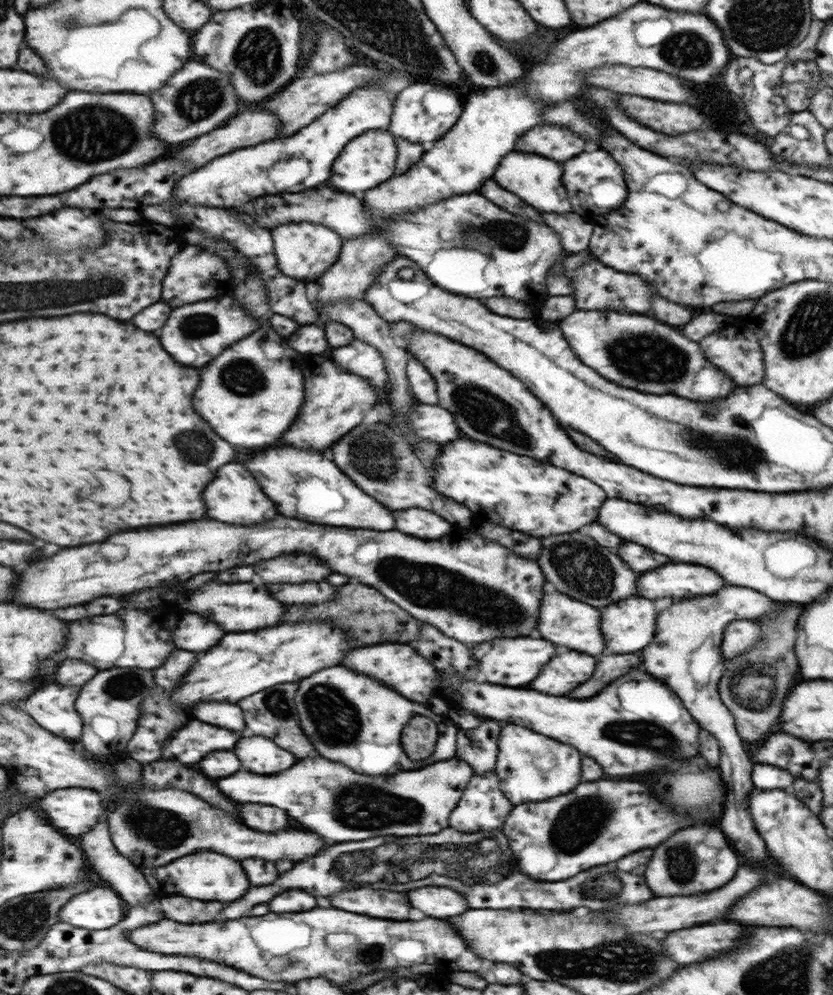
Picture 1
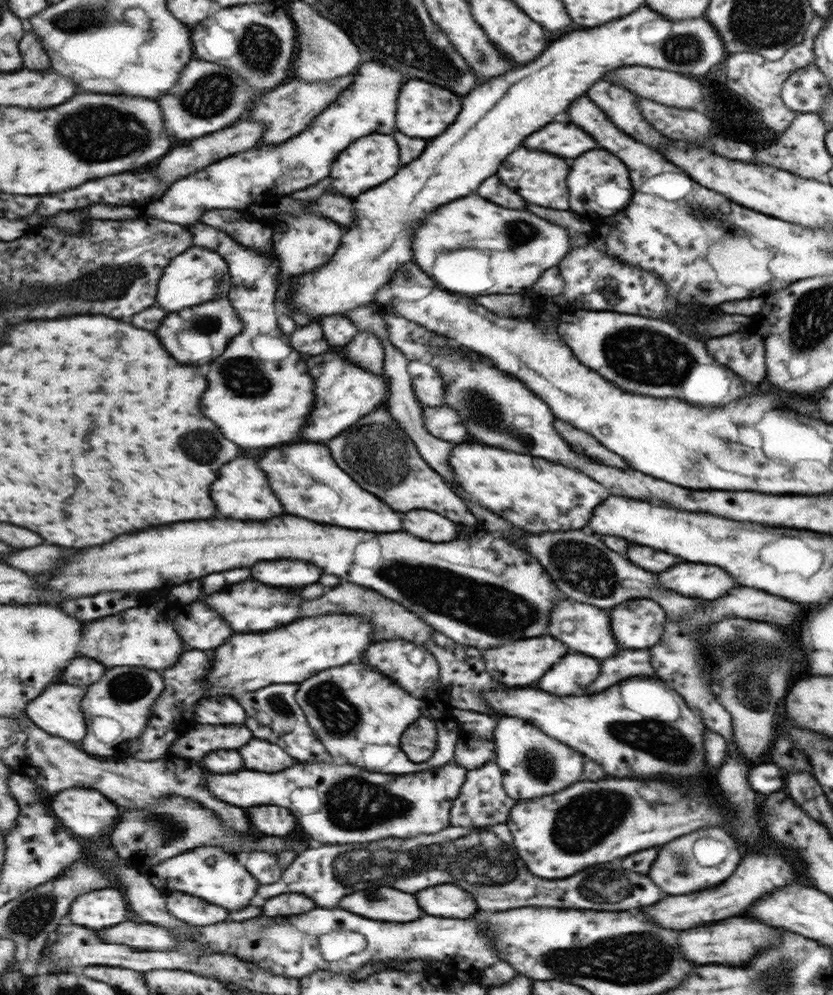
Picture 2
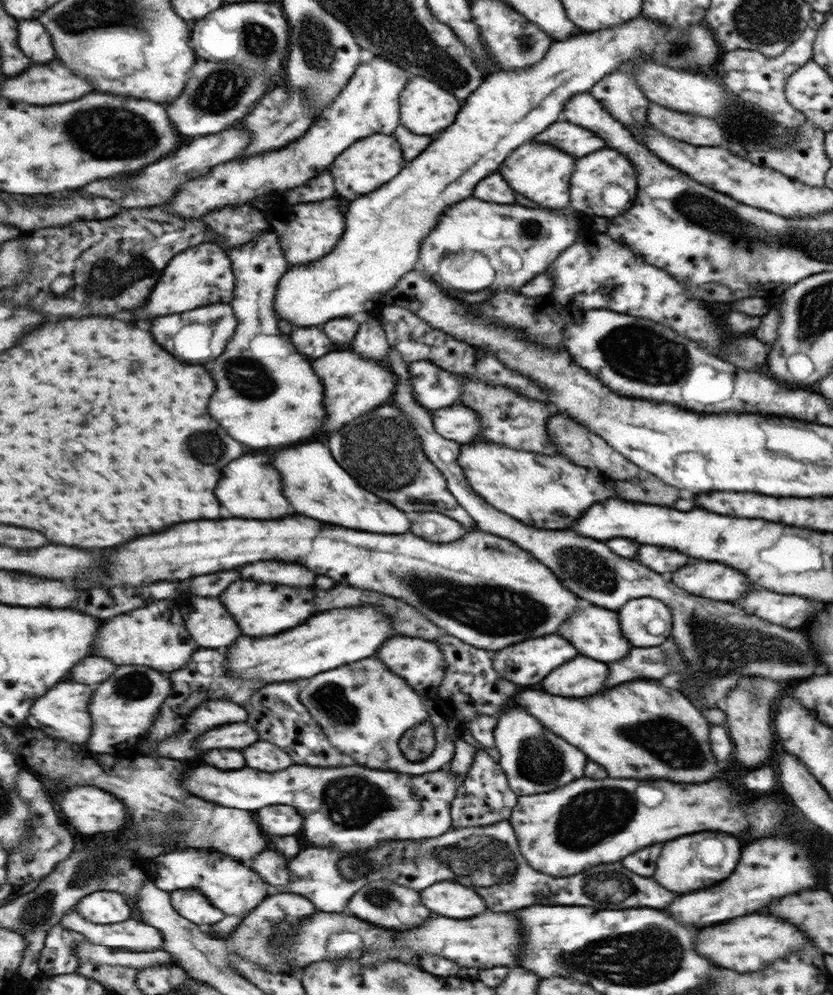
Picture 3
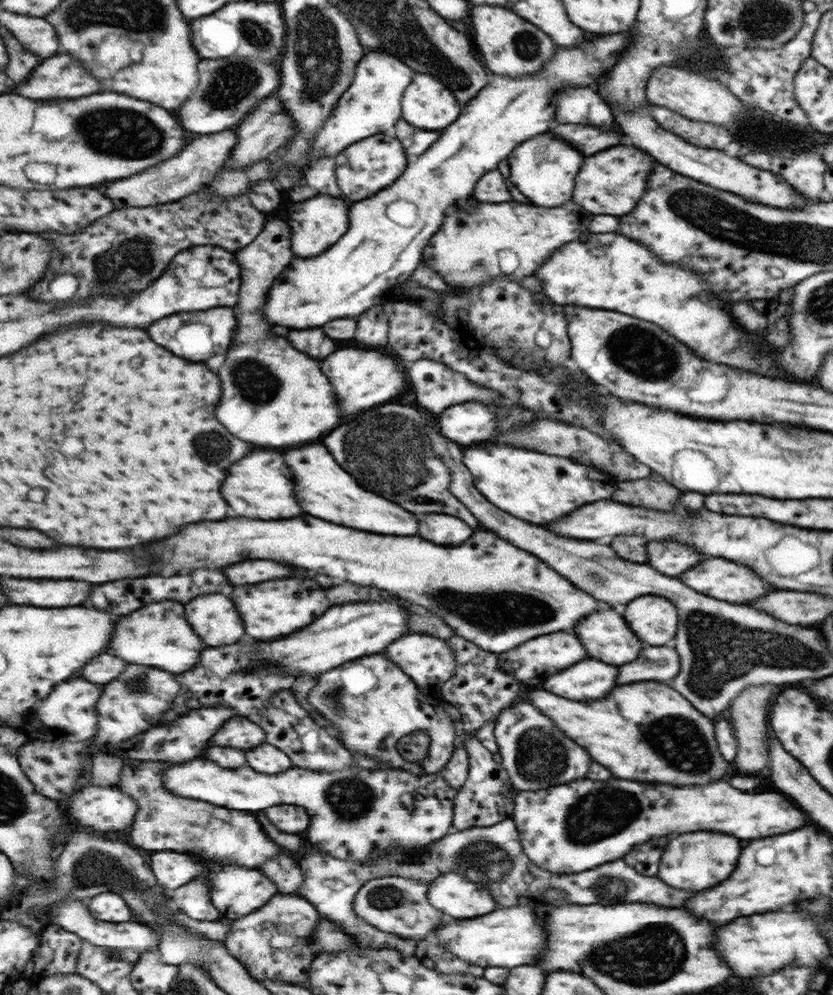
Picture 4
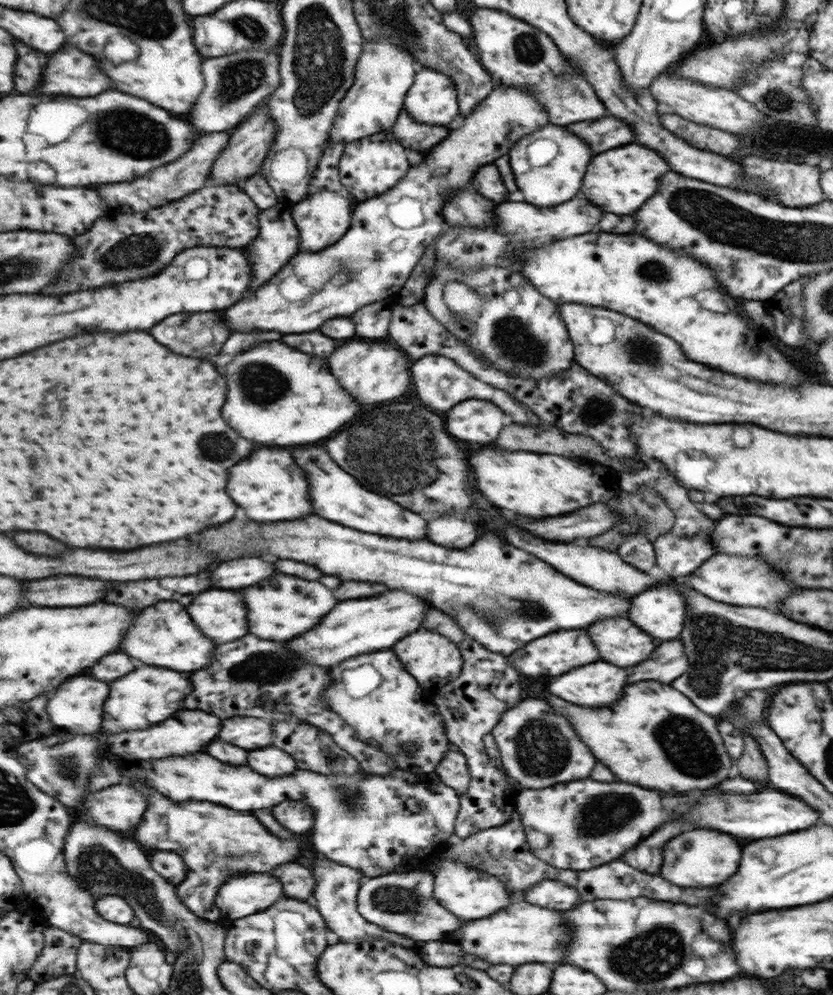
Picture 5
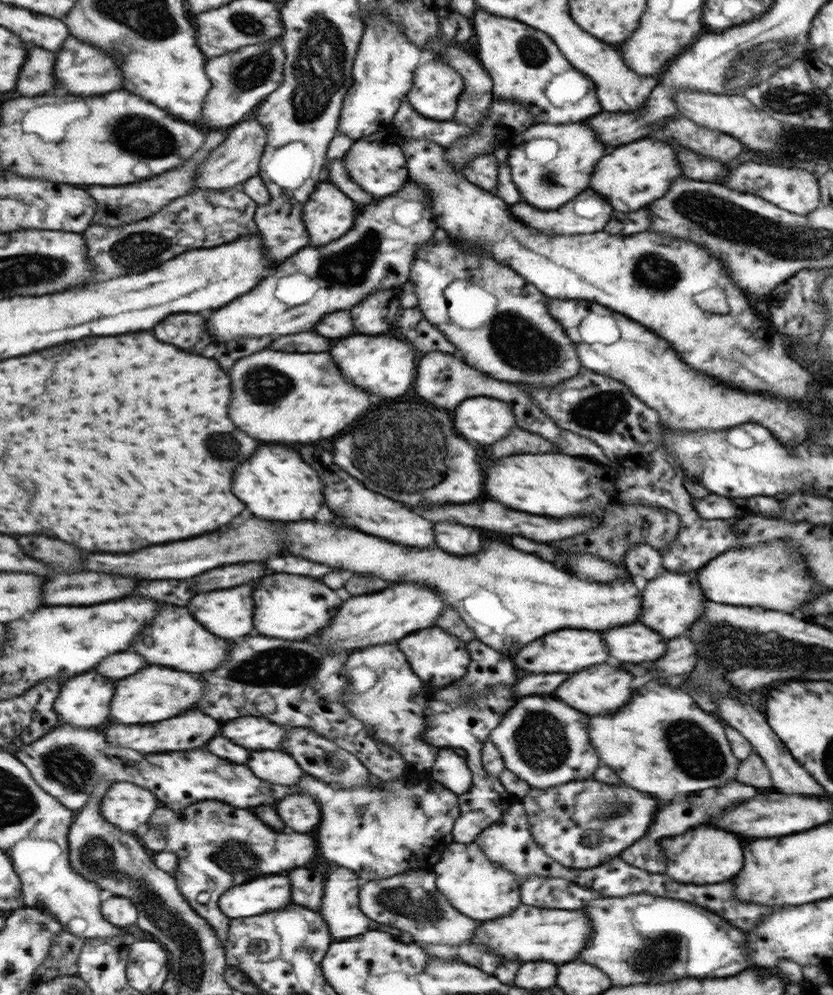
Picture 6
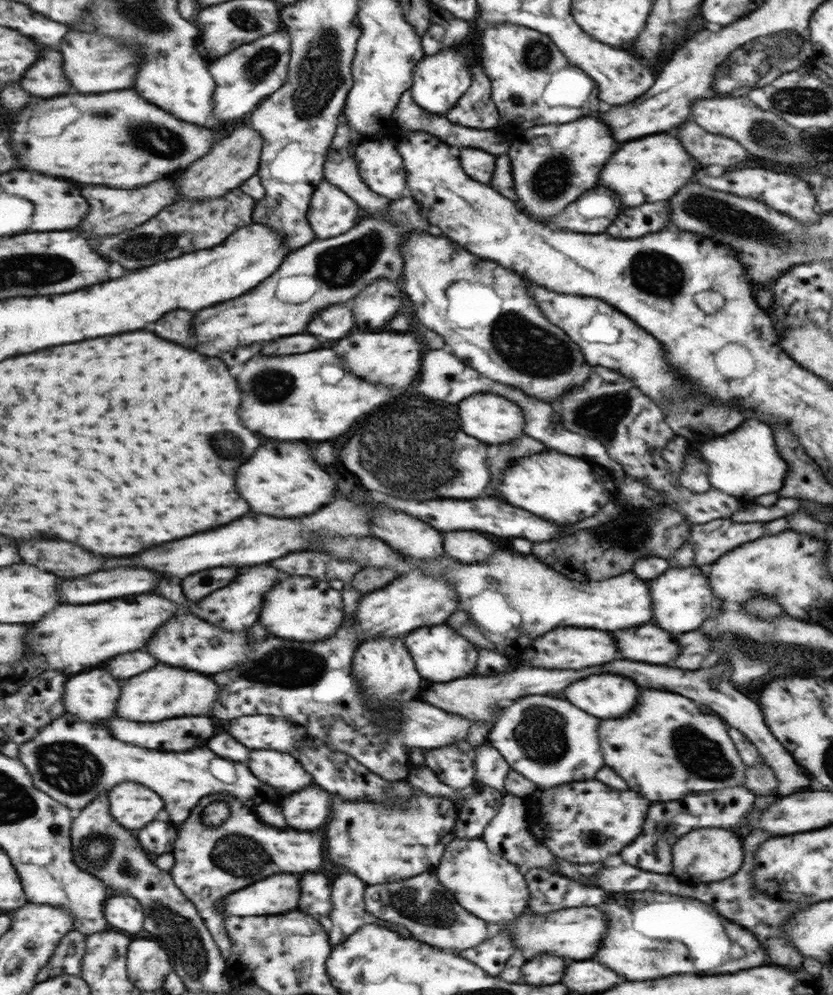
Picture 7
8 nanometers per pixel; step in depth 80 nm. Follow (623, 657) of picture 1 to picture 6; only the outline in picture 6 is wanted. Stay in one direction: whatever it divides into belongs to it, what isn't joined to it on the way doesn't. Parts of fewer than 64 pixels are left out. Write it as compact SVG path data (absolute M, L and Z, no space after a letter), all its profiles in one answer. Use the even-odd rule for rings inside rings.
M679 636L667 642L667 652L655 662L651 662L651 668L657 670L659 676L669 678L669 676L679 676L685 674L693 668L695 664L695 647L690 636Z

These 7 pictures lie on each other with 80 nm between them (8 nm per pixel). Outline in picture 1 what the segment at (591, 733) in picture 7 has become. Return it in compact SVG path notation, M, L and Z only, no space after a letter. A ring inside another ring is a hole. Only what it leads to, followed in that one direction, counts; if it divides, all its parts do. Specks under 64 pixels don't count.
M505 723L500 738L496 772L500 785L514 806L539 802L573 791L581 782L582 754L571 745L543 736L519 724Z

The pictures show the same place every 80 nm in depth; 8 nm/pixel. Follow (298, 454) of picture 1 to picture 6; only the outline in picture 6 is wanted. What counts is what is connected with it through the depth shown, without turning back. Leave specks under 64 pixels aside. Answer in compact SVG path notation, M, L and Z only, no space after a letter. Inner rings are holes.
M301 446L299 454L303 456L303 460L307 460L307 464L311 464L323 476L323 480L327 484L327 488L325 488L325 504L335 514L341 514L341 516L349 518L353 522L353 526L357 526L359 530L365 530L367 534L383 536L387 540L395 540L395 542L405 546L427 548L427 546L435 544L433 522L429 522L423 516L411 512L401 502L395 502L395 500L391 500L387 496L381 496L381 494L375 494L375 492L367 490L357 478L349 476L345 470L341 470L335 464L333 454L327 448L321 448L321 446Z

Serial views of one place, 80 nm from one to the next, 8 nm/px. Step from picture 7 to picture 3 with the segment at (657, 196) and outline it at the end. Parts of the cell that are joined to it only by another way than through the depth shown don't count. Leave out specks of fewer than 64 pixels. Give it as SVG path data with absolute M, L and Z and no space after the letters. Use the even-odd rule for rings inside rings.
M603 150L603 152L591 152L591 156L583 156L579 158L579 164L575 164L575 180L570 181L570 202L569 205L573 208L583 220L591 216L603 216L614 217L625 212L631 204L635 196L635 190L637 190L637 182L635 182L635 170L633 166L629 164L629 160L621 154L617 154L615 150ZM609 184L617 184L621 186L623 194L621 194L621 200L623 204L619 204L617 200L617 208L605 206L601 202L601 192L603 188L607 188Z

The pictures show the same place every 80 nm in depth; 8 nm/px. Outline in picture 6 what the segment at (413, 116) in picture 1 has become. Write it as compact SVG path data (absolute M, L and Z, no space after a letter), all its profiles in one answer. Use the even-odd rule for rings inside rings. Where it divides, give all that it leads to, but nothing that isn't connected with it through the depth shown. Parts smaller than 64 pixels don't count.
M429 57L418 67L414 76L414 87L406 97L409 103L415 107L415 111L425 118L433 120L454 120L458 112L458 102L465 90L466 81L456 68L446 63L446 60L438 57Z

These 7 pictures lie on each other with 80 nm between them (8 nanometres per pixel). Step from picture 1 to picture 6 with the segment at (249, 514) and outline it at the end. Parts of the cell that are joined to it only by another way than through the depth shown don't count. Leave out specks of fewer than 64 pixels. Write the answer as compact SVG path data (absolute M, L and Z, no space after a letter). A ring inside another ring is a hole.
M263 446L251 456L251 460L243 462L239 466L239 472L235 472L235 496L239 496L247 508L263 520L285 520L285 522L297 522L297 520L311 520L317 516L317 512L323 508L323 480L319 472L315 472L303 458L299 458L299 452L289 446Z

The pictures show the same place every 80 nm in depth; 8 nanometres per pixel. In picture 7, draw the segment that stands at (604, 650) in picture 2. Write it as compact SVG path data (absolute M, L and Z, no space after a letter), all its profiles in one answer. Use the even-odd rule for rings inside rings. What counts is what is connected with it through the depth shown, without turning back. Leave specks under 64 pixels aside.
M639 626L619 630L619 654L625 660L667 664L682 650L673 634L667 634L655 626Z

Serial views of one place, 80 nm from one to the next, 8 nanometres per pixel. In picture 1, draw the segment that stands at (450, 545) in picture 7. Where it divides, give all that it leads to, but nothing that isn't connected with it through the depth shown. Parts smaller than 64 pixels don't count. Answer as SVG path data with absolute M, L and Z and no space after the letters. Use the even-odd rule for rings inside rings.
M423 508L401 510L395 514L395 520L397 520L395 530L407 532L423 540L439 540L451 530L451 524L445 518Z

